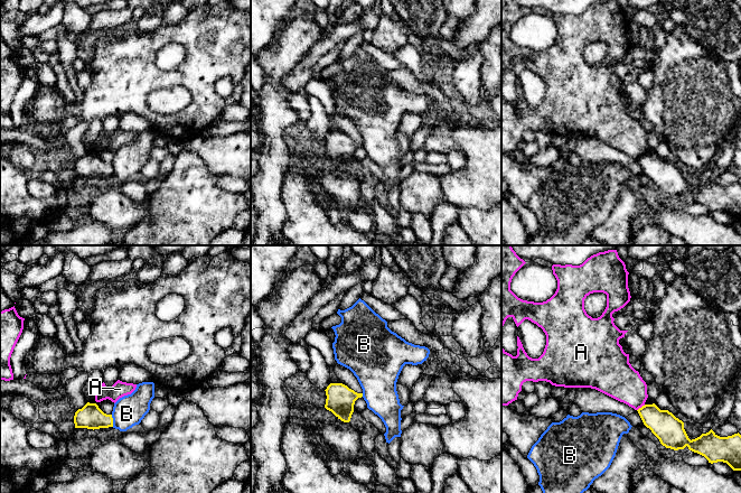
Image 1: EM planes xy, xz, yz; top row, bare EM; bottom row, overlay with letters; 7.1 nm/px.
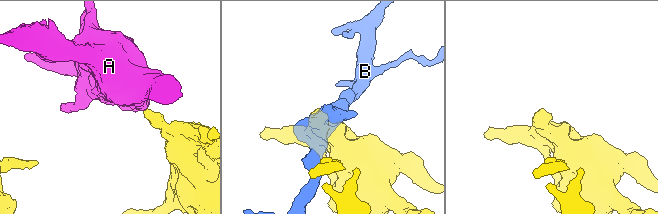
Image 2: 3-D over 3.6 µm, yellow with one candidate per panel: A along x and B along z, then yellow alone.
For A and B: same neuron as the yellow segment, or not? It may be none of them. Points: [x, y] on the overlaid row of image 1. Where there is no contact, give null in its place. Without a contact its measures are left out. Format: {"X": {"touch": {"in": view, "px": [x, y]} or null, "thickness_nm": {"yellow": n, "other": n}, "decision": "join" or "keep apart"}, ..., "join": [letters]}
{"A": {"touch": {"in": "yz", "px": [641, 407]}, "thickness_nm": {"yellow": 200, "other": 280}, "decision": "keep apart"}, "B": {"touch": {"in": "xy", "px": [112, 420]}, "thickness_nm": {"yellow": 170, "other": 220}, "decision": "keep apart"}, "join": []}

